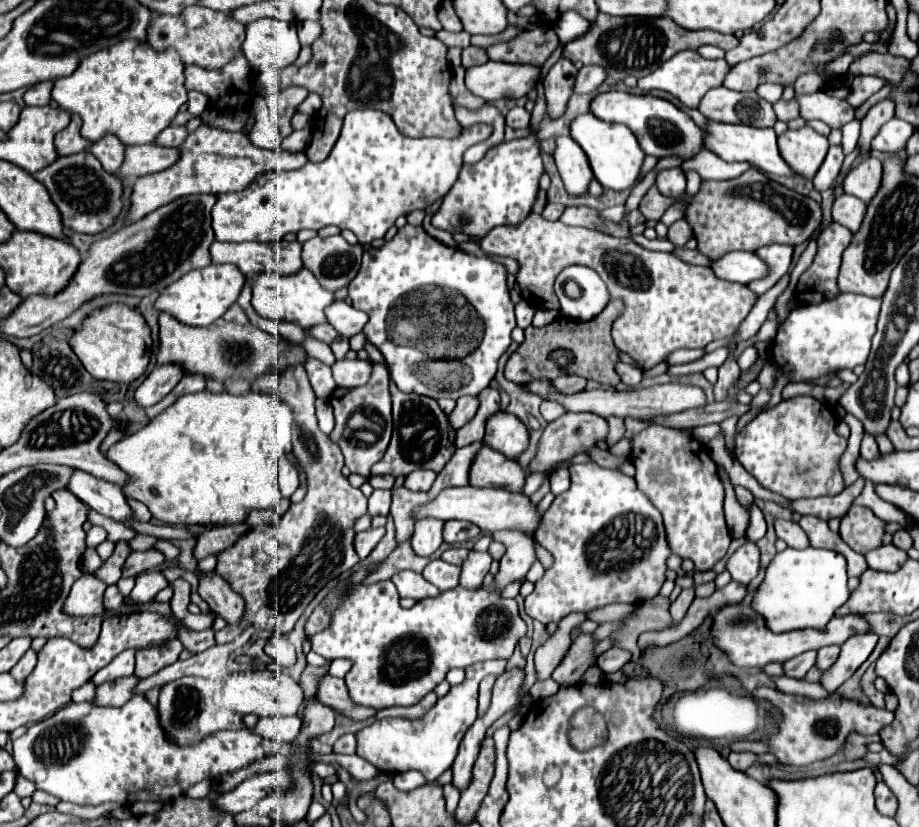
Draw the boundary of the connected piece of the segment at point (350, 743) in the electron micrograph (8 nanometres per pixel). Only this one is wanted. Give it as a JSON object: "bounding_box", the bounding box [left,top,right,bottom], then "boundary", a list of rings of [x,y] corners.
{"bounding_box":[334,734,356,754],"boundary":[[[344,734],[336,740],[334,744],[334,752],[336,754],[354,754],[356,752],[356,738],[354,734]]]}

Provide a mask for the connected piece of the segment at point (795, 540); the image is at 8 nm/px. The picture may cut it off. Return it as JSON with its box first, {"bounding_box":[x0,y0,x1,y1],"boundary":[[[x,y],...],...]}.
{"bounding_box":[776,520,810,548],"boundary":[[[776,520],[776,536],[780,540],[784,540],[790,548],[808,548],[810,540],[806,536],[806,532],[790,520]]]}

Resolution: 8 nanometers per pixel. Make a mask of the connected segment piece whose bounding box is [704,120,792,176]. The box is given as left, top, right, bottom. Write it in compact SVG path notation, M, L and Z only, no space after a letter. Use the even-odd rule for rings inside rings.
M708 120L708 126L704 128L704 148L714 152L726 162L748 162L750 166L768 172L768 174L780 174L780 176L792 176L792 170L782 160L778 146L776 146L776 132L754 128L748 124L718 124Z

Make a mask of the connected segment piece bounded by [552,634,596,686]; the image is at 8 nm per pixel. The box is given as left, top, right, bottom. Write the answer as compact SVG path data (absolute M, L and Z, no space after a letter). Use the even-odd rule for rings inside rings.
M582 634L580 638L576 638L564 660L552 672L552 680L558 682L560 686L580 682L582 674L596 662L594 648L596 648L594 634Z

